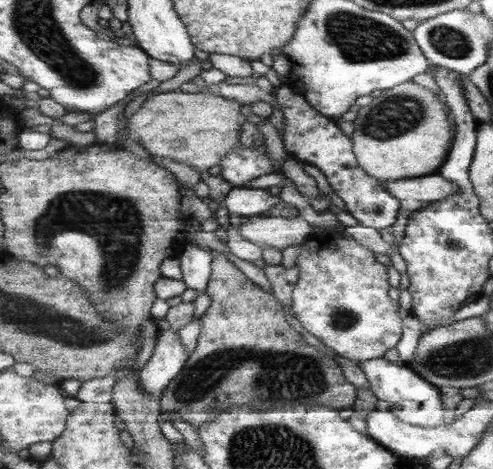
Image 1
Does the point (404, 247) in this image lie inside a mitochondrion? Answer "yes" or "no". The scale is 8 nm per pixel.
no

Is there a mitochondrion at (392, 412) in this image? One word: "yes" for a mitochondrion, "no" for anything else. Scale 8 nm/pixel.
no

